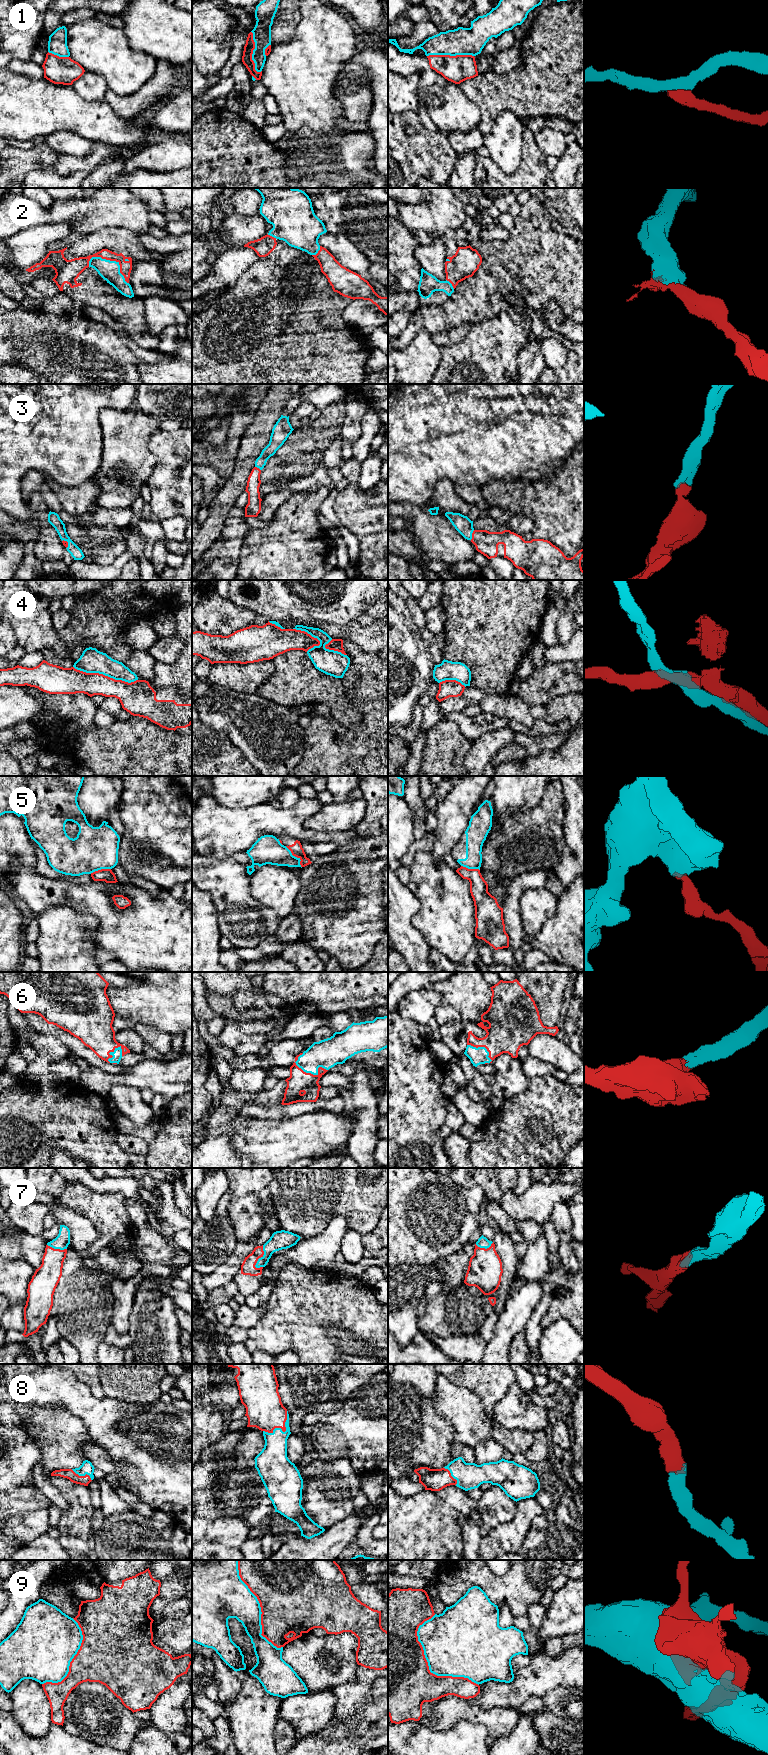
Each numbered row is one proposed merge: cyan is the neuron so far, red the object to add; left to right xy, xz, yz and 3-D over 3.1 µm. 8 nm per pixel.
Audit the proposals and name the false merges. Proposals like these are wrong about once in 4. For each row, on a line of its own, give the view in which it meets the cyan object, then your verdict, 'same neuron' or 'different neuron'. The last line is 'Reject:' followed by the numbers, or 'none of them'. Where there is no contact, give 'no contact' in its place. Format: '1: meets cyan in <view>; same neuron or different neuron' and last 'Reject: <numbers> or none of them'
1: meets cyan in yz; different neuron
2: meets cyan in xy; same neuron
3: meets cyan in yz; same neuron
4: meets cyan in xy; different neuron
5: meets cyan in xz; different neuron
6: meets cyan in xz; same neuron
7: meets cyan in xz; same neuron
8: meets cyan in xz; same neuron
9: meets cyan in yz; different neuron
Reject: 1, 4, 5, 9

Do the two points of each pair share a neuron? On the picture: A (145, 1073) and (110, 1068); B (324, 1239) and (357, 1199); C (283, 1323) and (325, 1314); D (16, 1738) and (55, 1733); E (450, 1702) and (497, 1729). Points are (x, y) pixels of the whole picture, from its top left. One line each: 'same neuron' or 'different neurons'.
A: different neurons
B: different neurons
C: same neuron
D: same neuron
E: same neuron

